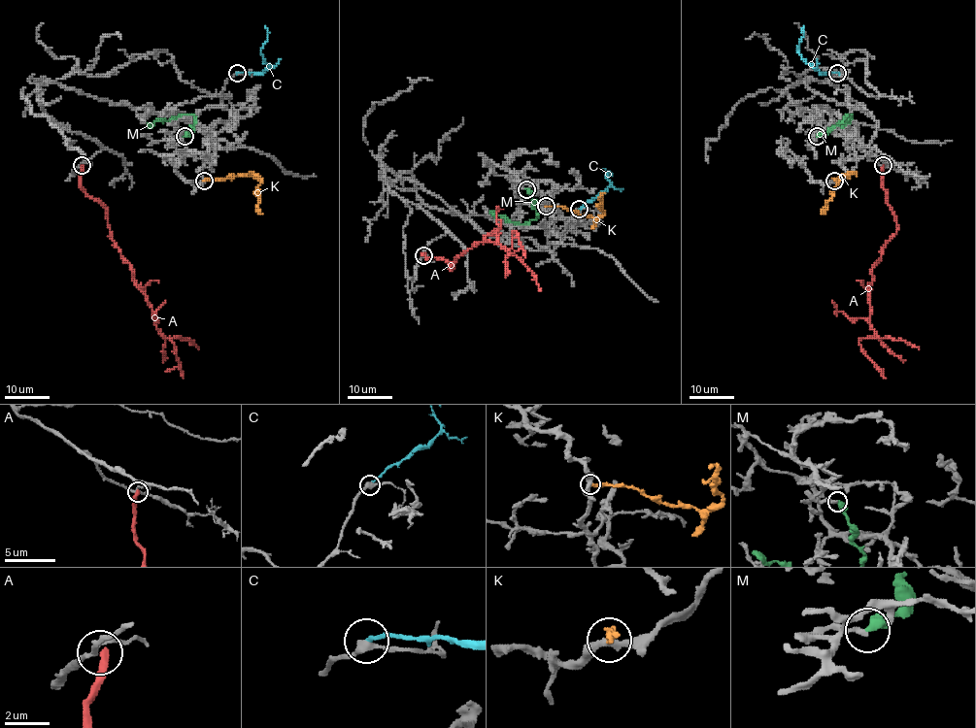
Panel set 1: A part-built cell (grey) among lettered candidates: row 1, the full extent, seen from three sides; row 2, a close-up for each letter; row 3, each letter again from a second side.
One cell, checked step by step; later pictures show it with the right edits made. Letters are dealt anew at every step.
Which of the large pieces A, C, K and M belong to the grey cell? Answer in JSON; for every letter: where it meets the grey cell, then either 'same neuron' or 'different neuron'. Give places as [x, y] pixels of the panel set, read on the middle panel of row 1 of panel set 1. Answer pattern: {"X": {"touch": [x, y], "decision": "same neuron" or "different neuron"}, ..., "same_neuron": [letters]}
{"A": {"touch": [423, 255], "decision": "different neuron"}, "C": {"touch": [579, 209], "decision": "different neuron"}, "K": {"touch": [546, 206], "decision": "different neuron"}, "M": {"touch": [526, 189], "decision": "different neuron"}, "same_neuron": []}

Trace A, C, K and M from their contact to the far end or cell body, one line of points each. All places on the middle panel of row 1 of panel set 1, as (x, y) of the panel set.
A: (423, 255), (441, 258), (452, 269), (474, 245), (498, 241), (509, 248), (516, 231), (525, 256)
C: (579, 209), (610, 184), (602, 170), (605, 169), (610, 175), (607, 174)
K: (546, 206), (565, 207), (584, 215), (600, 216), (603, 212), (600, 198), (603, 192)
M: (526, 189), (538, 212), (534, 219), (515, 223), (489, 210)

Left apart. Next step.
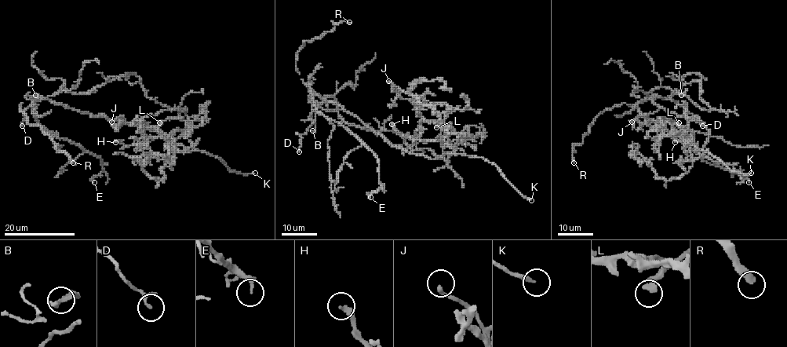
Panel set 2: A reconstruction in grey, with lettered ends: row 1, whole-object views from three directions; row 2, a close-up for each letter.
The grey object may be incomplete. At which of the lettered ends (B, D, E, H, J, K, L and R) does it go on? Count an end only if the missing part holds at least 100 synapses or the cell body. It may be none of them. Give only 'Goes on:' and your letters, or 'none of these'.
Goes on: K, R

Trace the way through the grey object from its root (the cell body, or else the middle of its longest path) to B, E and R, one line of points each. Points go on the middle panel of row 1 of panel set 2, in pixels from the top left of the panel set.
B: (353, 115), (337, 104), (326, 102), (311, 92), (311, 118), (315, 129), (312, 130)
E: (353, 115), (316, 96), (309, 86), (315, 108), (346, 126), (376, 157), (380, 187), (370, 197)
R: (353, 115), (318, 96), (304, 82), (296, 67), (297, 52), (306, 41), (329, 32), (333, 21), (349, 22)

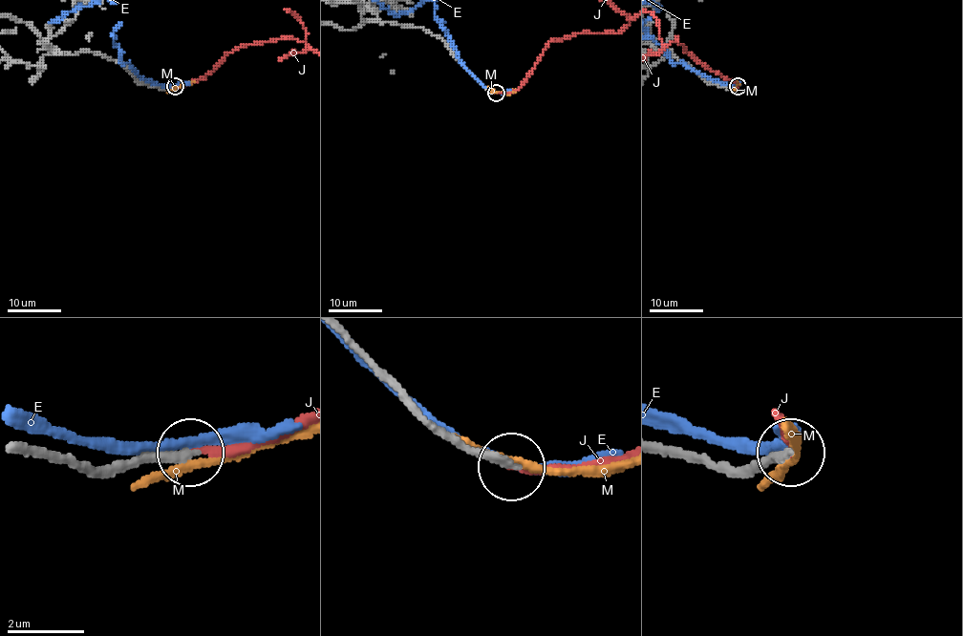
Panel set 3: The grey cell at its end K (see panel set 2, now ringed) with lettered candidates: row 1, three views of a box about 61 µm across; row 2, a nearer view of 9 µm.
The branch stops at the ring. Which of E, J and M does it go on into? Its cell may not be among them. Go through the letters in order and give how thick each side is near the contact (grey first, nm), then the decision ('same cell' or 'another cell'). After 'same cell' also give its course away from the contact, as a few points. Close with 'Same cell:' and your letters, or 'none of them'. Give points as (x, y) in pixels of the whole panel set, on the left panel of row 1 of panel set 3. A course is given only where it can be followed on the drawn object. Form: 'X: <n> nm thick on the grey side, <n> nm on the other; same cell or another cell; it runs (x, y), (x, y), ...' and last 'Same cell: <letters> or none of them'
E: 280 nm thick on the grey side, 200 nm on the other; another cell
J: 240 nm thick on the grey side, 160 nm on the other; same cell
M: 260 nm thick on the grey side, 200 nm on the other; another cell
Same cell: J

